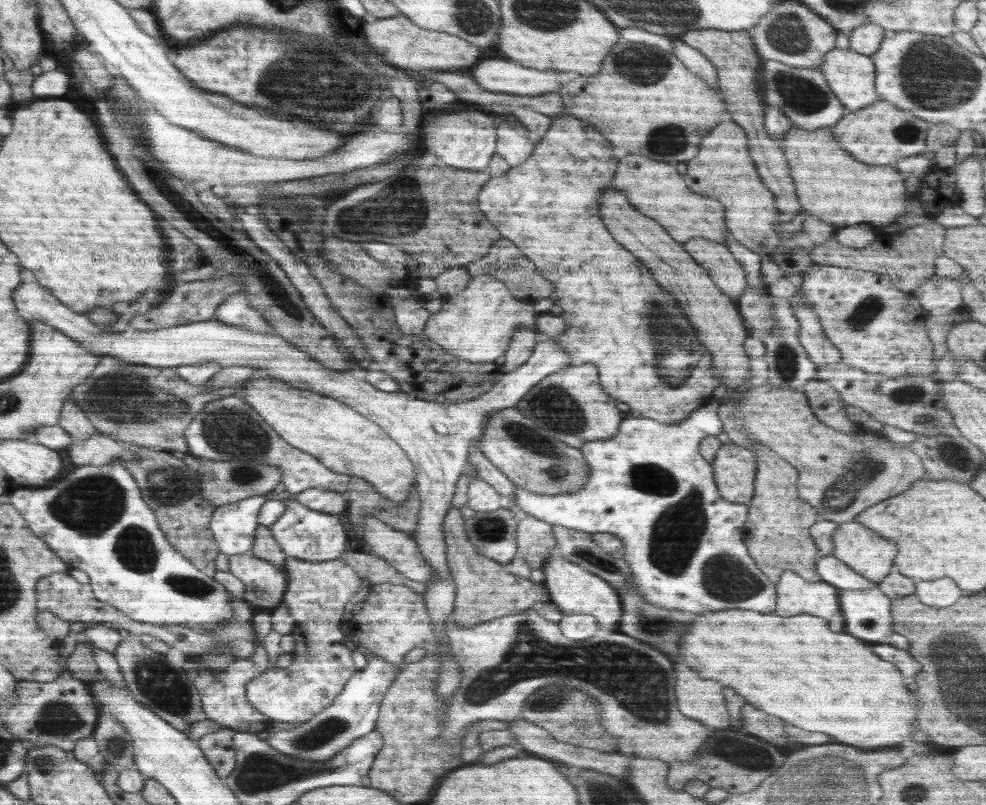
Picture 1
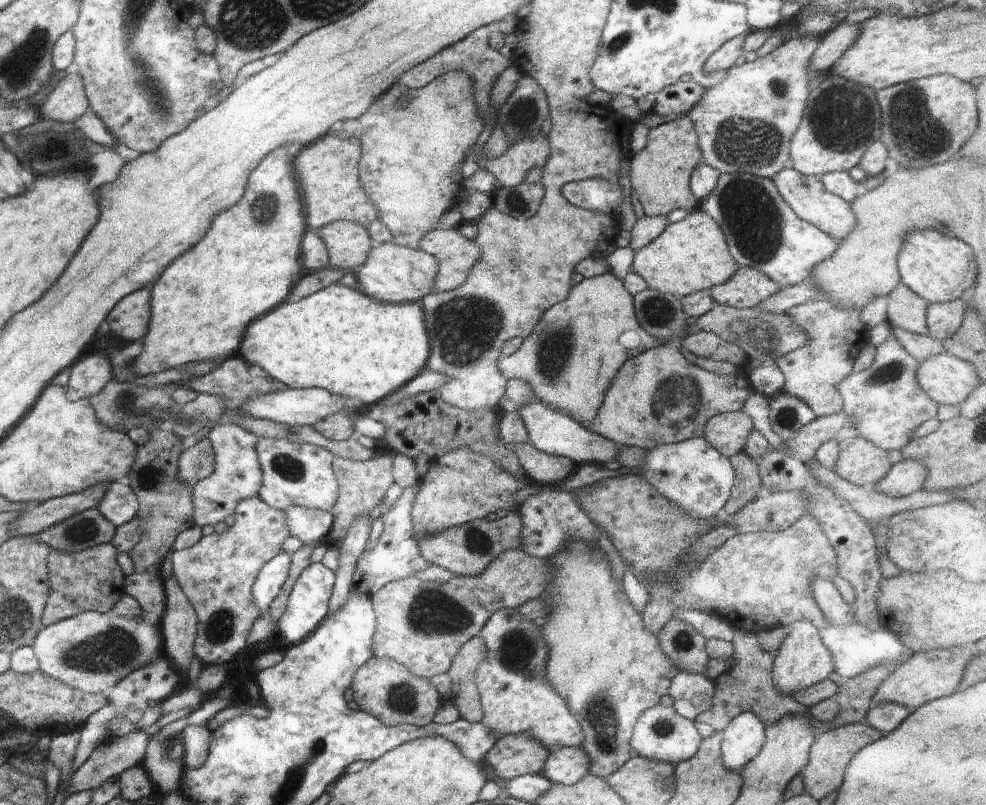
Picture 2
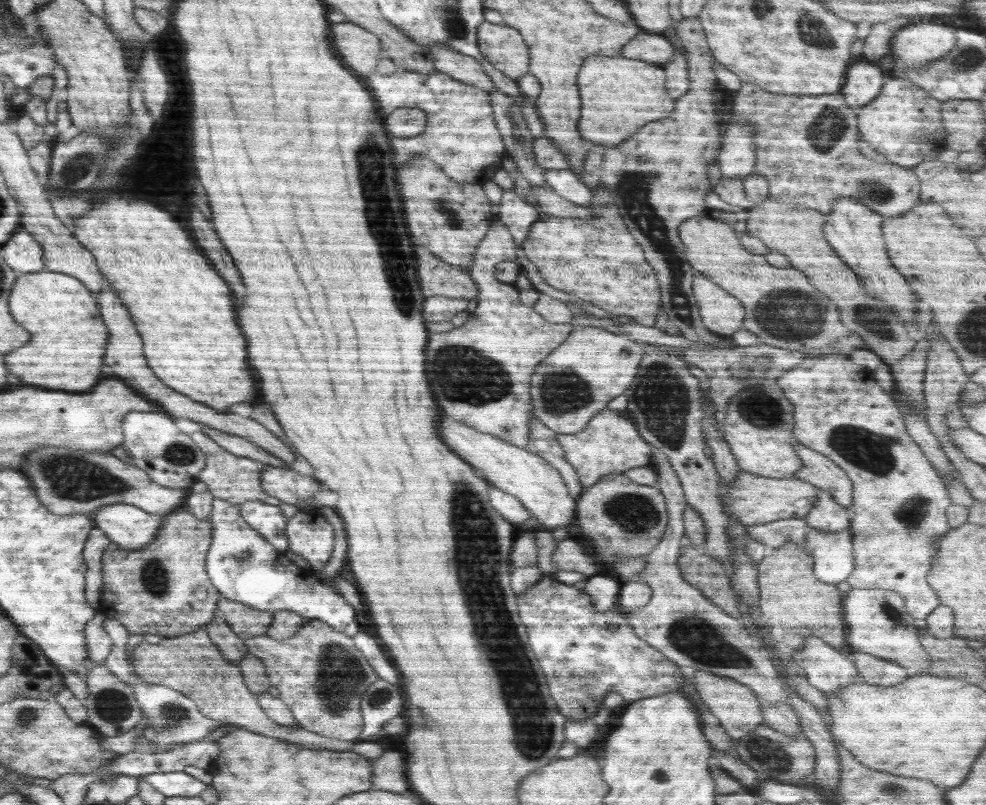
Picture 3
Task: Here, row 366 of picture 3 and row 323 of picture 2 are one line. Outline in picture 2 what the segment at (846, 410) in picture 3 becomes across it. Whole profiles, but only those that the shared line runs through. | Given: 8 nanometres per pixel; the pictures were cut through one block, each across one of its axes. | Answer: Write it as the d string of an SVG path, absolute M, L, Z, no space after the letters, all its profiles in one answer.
M824 298L795 306L786 314L810 339L806 344L790 351L790 354L774 360L785 378L783 391L803 400L814 411L816 417L839 413L843 410L843 400L837 384L852 374L854 354L858 354L864 344L864 336L867 336L865 324L859 317L859 310L837 307L830 299Z

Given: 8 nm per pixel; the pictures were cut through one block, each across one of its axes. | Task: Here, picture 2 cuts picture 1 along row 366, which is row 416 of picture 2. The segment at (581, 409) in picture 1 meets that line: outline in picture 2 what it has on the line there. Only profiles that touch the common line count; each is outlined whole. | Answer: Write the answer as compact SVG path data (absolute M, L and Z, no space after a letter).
M609 270L599 276L584 278L582 282L575 284L562 302L548 307L543 312L533 331L522 339L520 348L514 354L500 358L500 374L507 381L524 380L538 401L572 417L585 427L596 418L604 394L608 392L622 365L645 350L668 344L663 339L650 336L639 325L633 307L633 296L624 288L623 281L617 279Z

